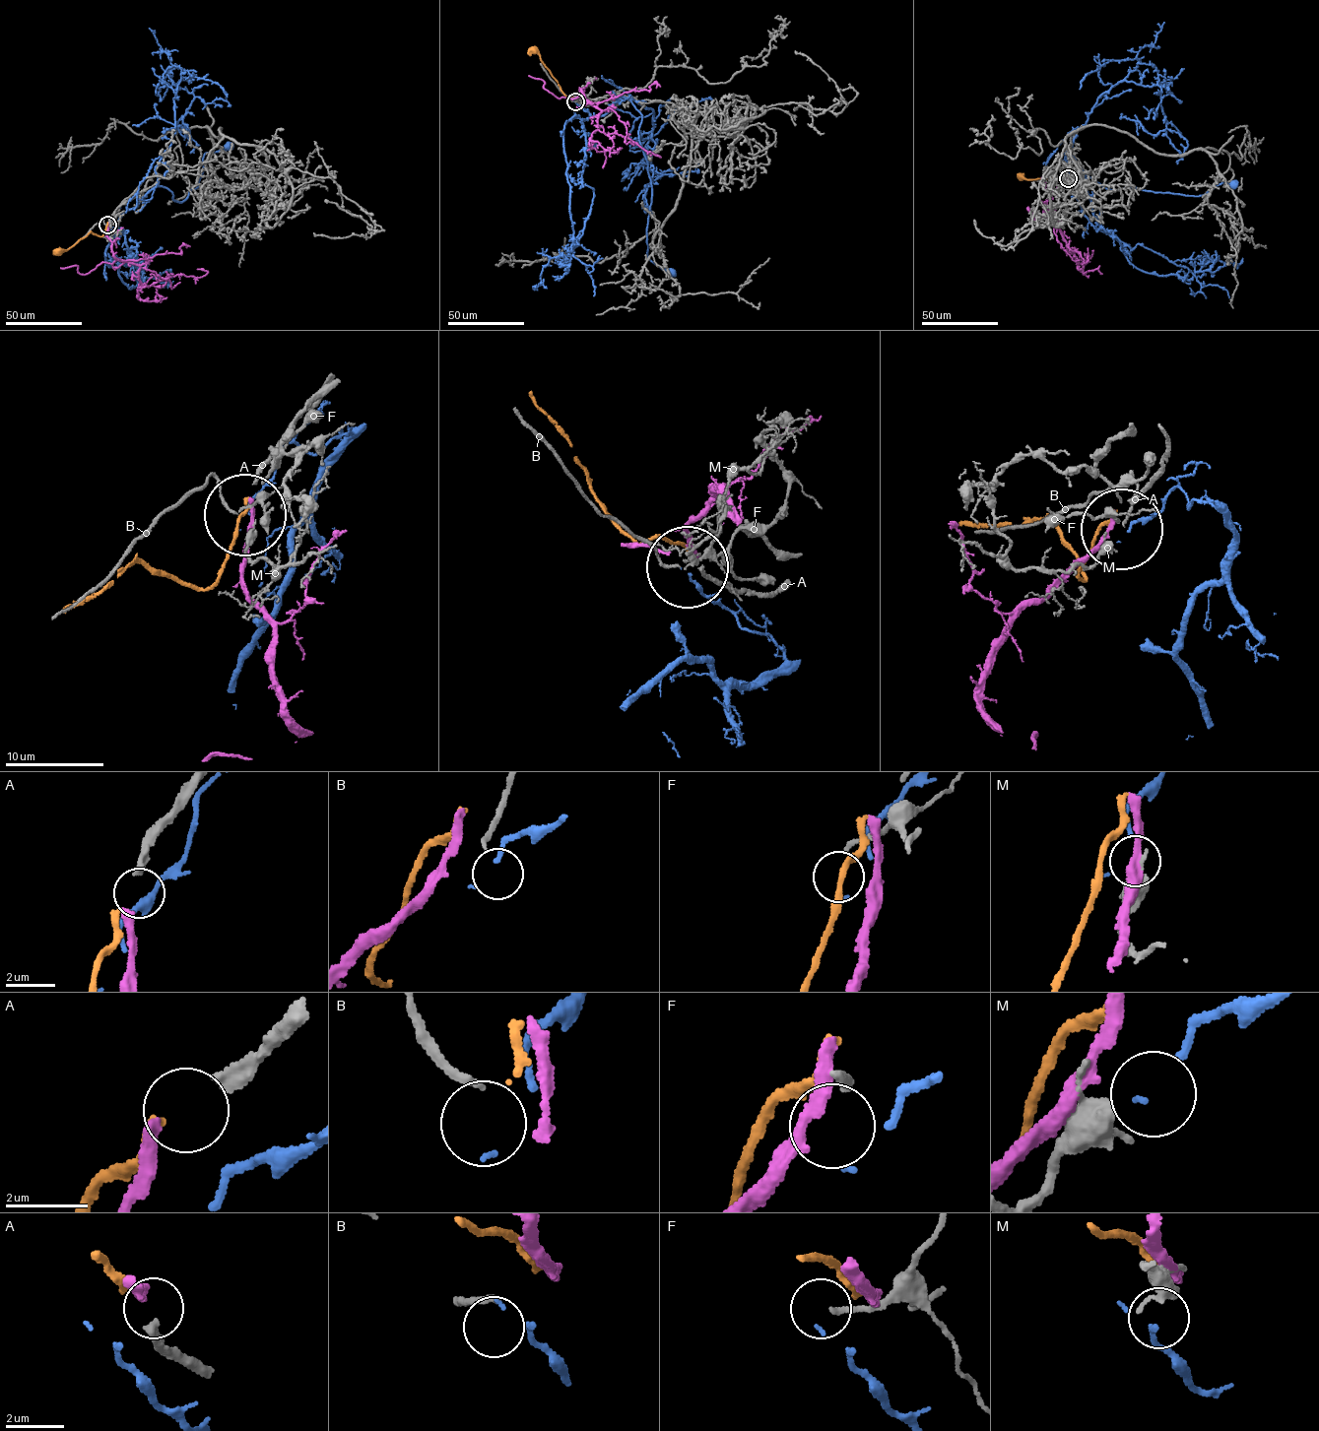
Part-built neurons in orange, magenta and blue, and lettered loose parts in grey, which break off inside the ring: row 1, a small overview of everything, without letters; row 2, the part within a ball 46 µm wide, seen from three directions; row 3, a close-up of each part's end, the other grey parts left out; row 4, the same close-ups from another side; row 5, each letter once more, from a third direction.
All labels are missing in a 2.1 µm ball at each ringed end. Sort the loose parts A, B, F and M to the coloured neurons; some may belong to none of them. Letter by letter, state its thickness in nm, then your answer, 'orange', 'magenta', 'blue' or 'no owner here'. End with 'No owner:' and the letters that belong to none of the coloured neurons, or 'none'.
A: calibre 320 nm; magenta
B: calibre 200 nm; no owner here
F: calibre 180 nm; no owner here
M: calibre 360 nm; blue
No owner: B, F

